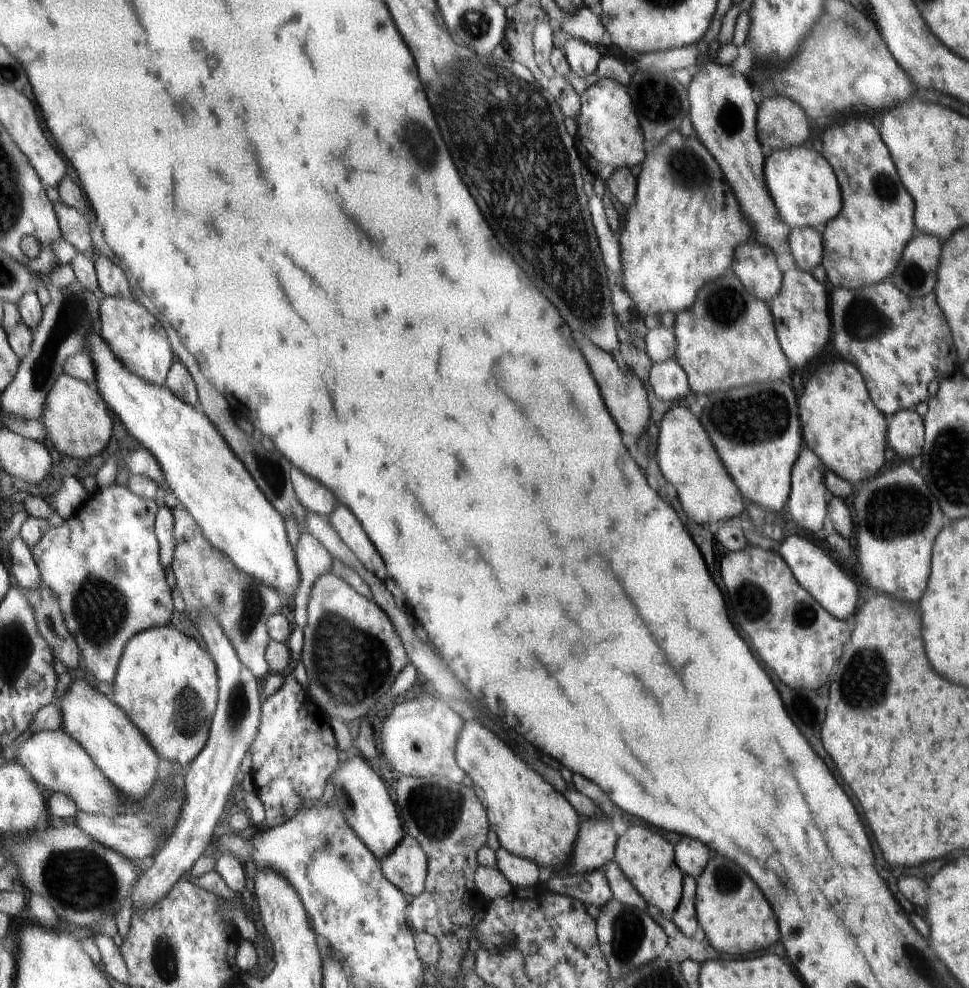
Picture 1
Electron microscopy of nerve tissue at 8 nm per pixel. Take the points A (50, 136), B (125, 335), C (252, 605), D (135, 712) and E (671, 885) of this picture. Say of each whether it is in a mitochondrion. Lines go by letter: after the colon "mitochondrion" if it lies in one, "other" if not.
A: other
B: other
C: mitochondrion
D: other
E: other

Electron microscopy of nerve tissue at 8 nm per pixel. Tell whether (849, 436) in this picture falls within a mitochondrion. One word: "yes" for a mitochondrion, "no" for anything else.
no

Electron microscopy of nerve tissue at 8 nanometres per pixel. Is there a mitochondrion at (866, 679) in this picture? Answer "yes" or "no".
yes

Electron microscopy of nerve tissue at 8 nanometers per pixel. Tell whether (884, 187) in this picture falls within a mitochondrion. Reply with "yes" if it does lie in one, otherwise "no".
yes

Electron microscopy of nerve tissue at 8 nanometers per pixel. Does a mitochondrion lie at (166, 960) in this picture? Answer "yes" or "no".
yes

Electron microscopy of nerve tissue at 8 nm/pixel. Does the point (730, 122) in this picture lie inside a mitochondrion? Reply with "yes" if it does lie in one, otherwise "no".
yes

